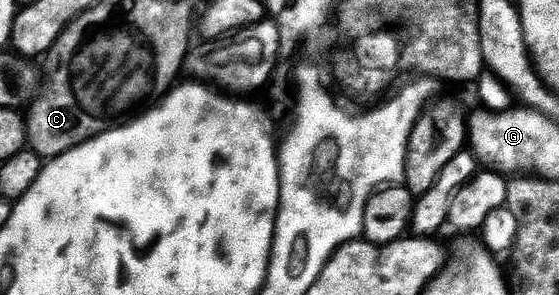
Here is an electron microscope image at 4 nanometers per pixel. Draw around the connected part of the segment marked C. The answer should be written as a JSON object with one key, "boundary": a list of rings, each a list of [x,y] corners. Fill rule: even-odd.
{"boundary":[[[81,19],[73,20],[64,30],[64,34],[60,34],[60,38],[48,53],[46,68],[44,64],[44,87],[28,108],[26,122],[28,144],[43,158],[59,156],[78,144],[92,140],[92,122],[80,112],[80,102],[74,100],[70,92],[70,84],[72,84],[70,80],[76,80],[74,78],[76,72],[72,70],[74,50],[80,48],[84,42],[88,42],[88,35],[82,40],[76,40],[80,34],[88,34],[87,25]]]}

